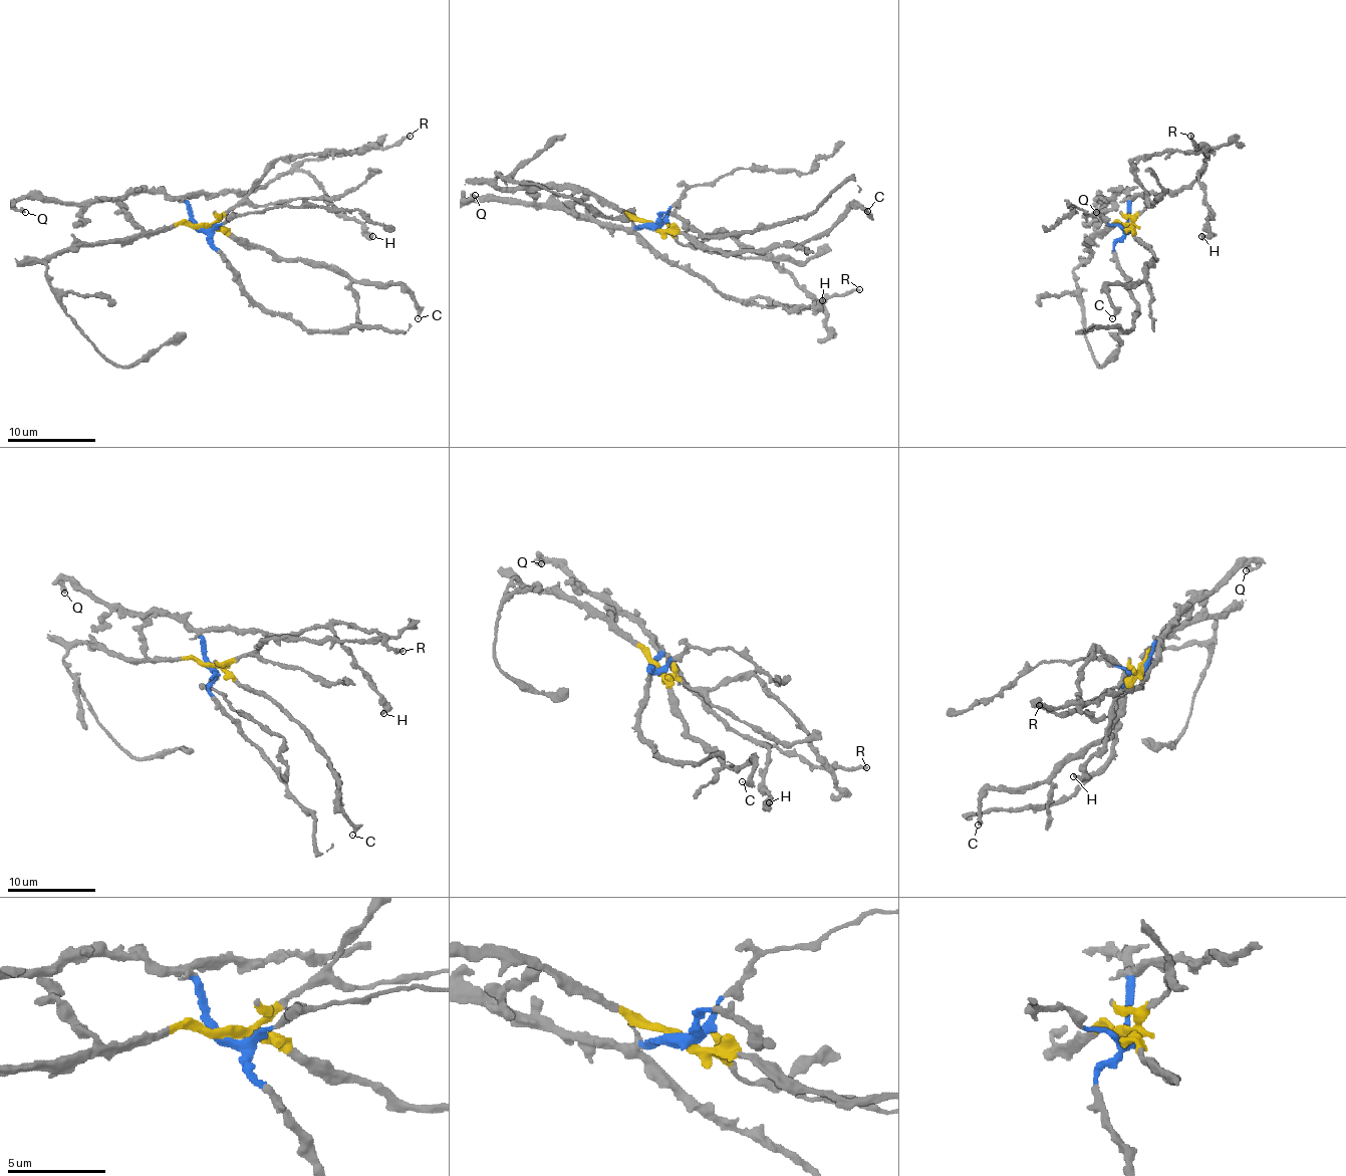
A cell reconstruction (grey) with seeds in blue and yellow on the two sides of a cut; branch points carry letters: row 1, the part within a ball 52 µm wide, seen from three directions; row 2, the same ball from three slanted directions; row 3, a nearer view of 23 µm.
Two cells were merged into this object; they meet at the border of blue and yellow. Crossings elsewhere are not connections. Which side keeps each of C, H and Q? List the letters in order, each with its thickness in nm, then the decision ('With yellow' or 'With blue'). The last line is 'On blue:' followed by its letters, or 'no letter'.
C: Thickness 200 nm. With yellow
H: Thickness 400 nm. With blue
Q: Thickness 320 nm. With blue
On blue: H, Q

